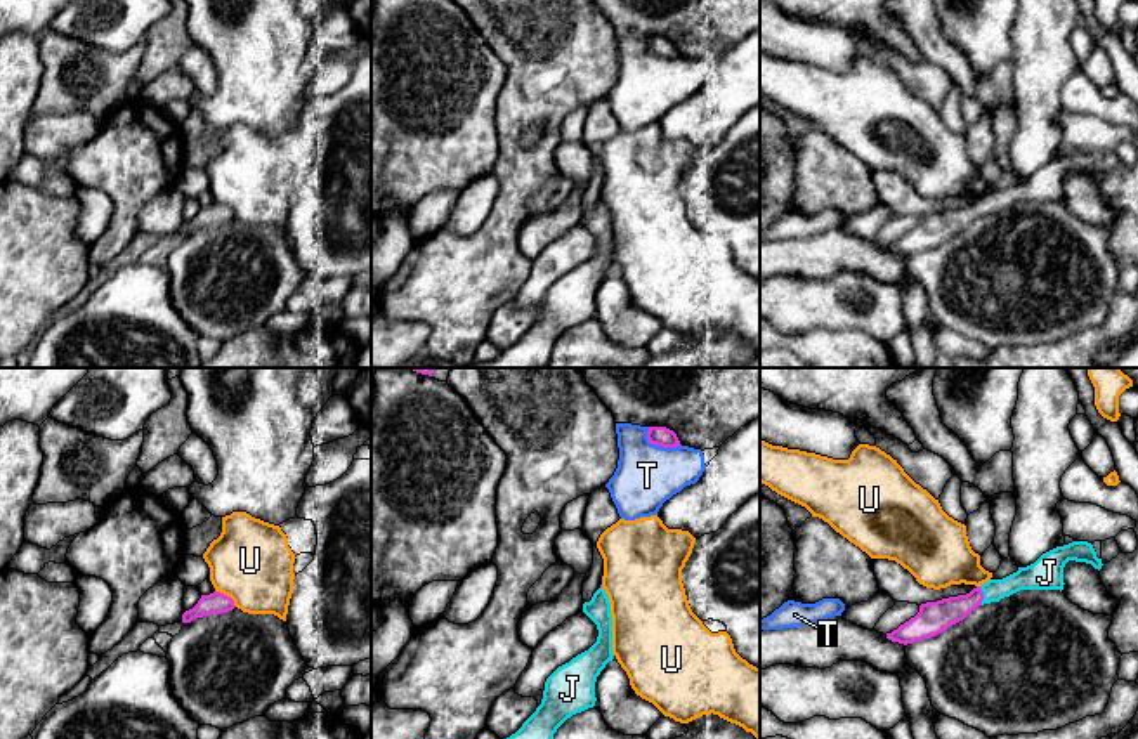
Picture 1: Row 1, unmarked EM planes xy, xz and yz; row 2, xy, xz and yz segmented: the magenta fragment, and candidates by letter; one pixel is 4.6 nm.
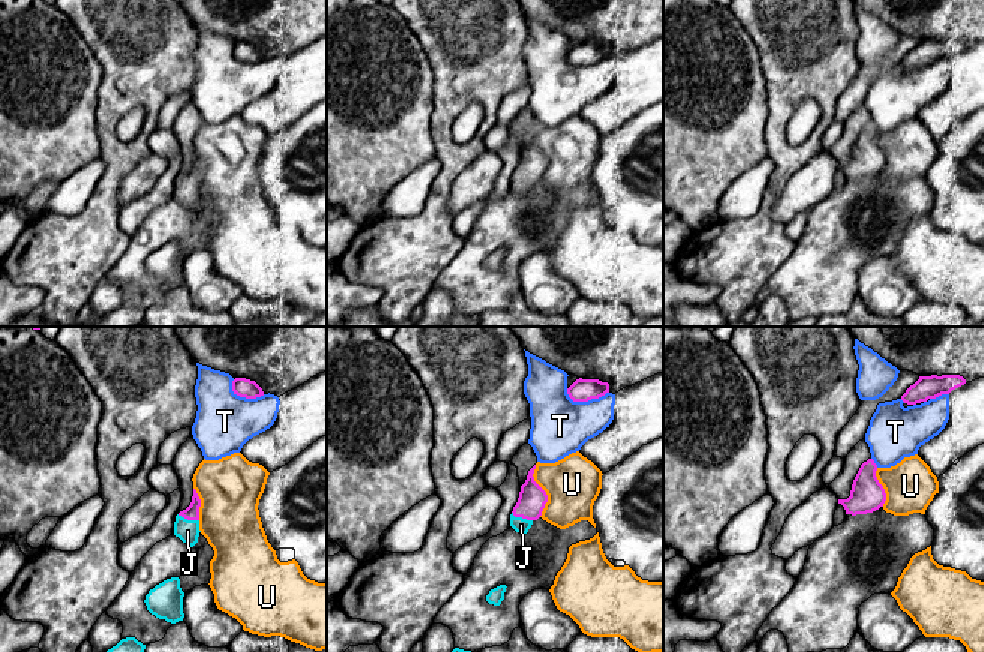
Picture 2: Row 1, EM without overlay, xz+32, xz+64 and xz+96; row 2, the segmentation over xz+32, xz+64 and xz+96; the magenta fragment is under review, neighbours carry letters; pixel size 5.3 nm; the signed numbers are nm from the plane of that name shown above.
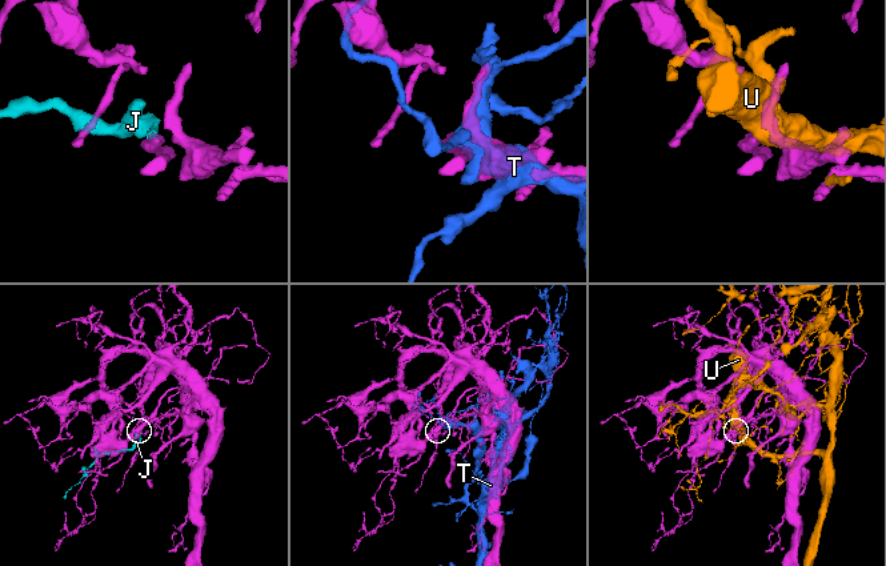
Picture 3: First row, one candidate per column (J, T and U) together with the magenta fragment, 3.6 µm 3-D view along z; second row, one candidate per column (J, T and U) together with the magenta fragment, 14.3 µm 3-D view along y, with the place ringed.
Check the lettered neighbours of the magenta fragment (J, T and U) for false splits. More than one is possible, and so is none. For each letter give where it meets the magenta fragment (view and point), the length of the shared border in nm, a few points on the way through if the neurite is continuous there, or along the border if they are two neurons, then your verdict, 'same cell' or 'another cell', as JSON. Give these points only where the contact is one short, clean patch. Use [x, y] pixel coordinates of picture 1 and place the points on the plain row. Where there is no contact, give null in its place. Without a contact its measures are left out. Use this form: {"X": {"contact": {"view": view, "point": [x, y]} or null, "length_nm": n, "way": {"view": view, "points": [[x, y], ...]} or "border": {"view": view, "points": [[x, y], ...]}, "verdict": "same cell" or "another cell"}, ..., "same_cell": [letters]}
{"J": {"contact": {"view": "yz", "point": [982, 207]}, "length_nm": 90, "way": {"view": "yz", "points": [[934, 229], [982, 207], [1033, 188]]}, "verdict": "same cell"}, "T": {"contact": {"view": "xz", "point": [658, 56]}, "length_nm": 180, "verdict": "another cell"}, "U": {"contact": {"view": "xy", "point": [226, 207]}, "length_nm": 130, "verdict": "another cell"}, "same_cell": ["J"]}

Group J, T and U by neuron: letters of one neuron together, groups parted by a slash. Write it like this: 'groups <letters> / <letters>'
groups J / T / U

